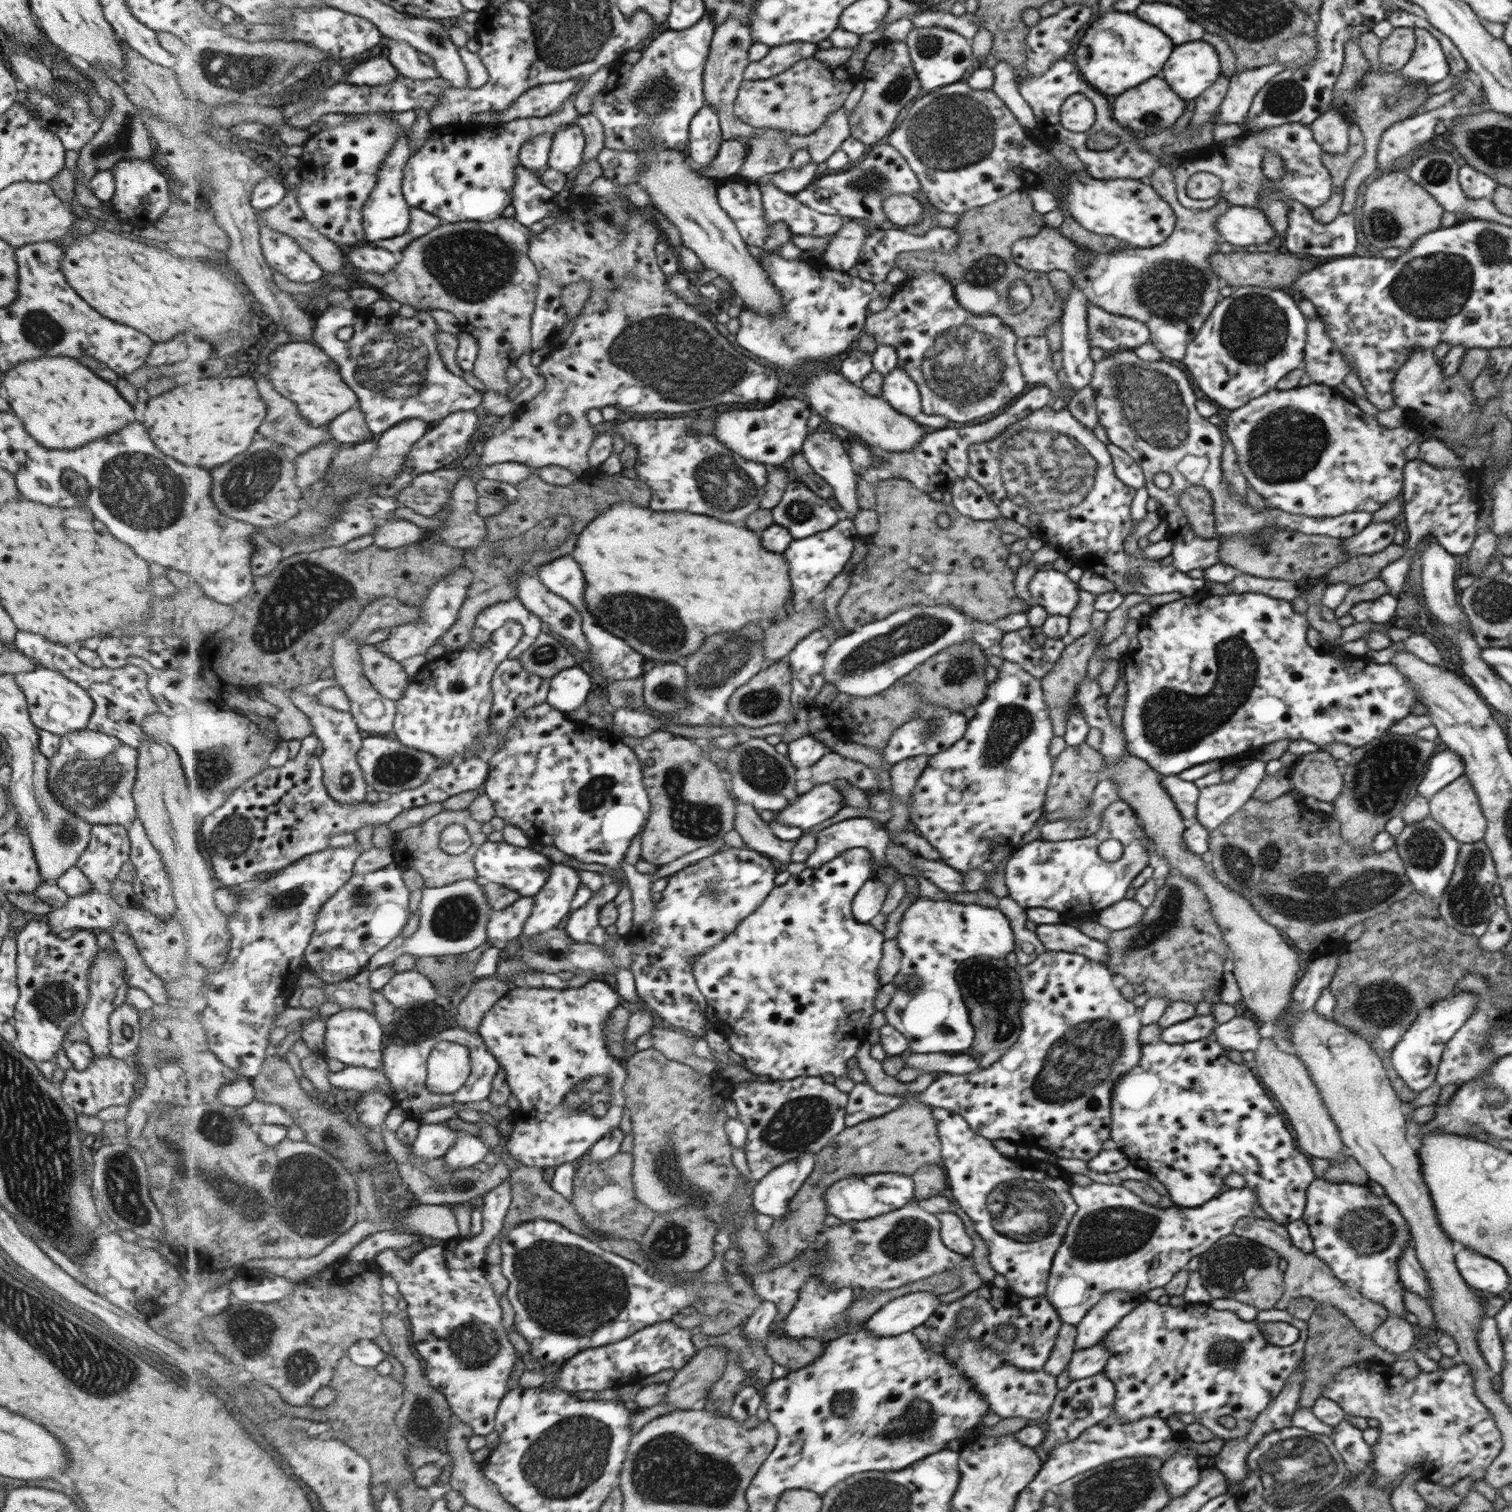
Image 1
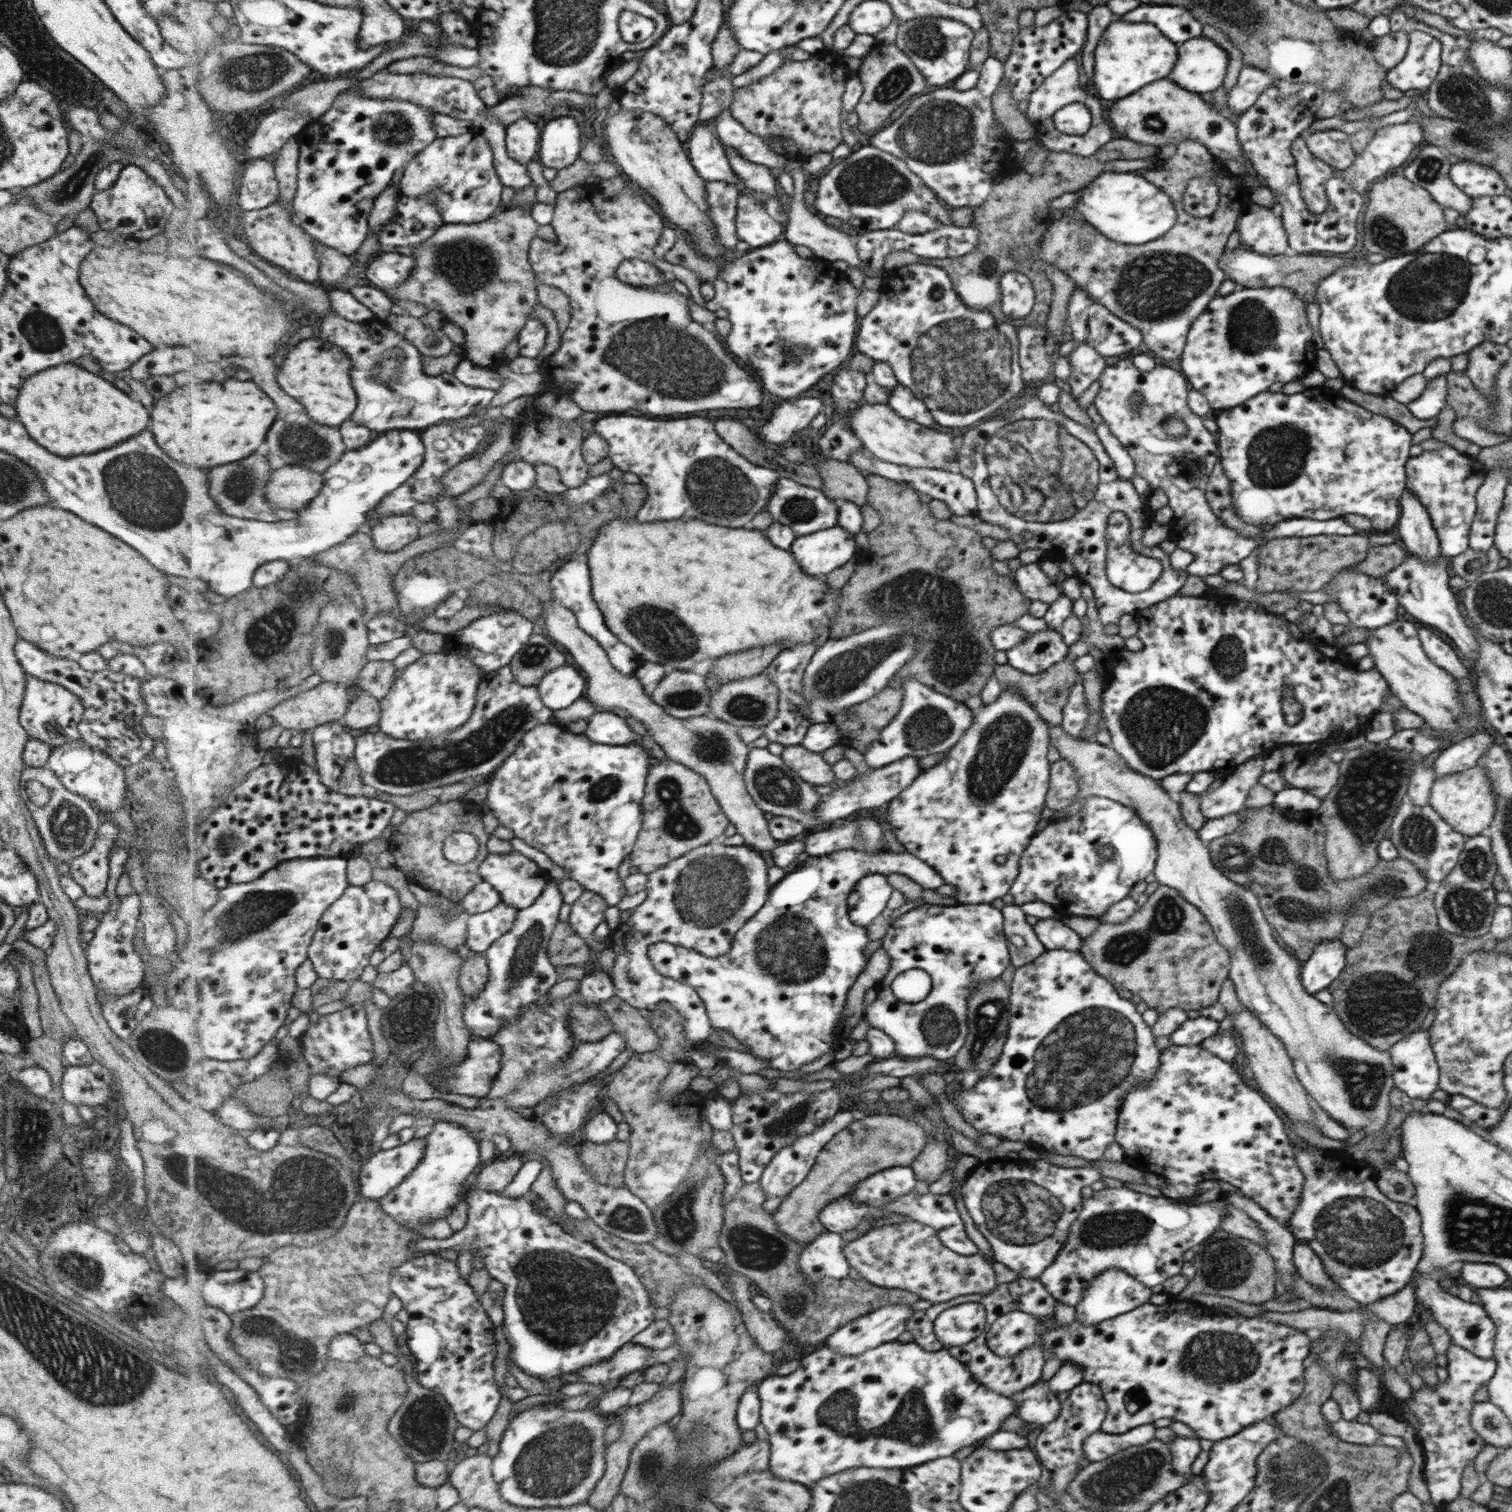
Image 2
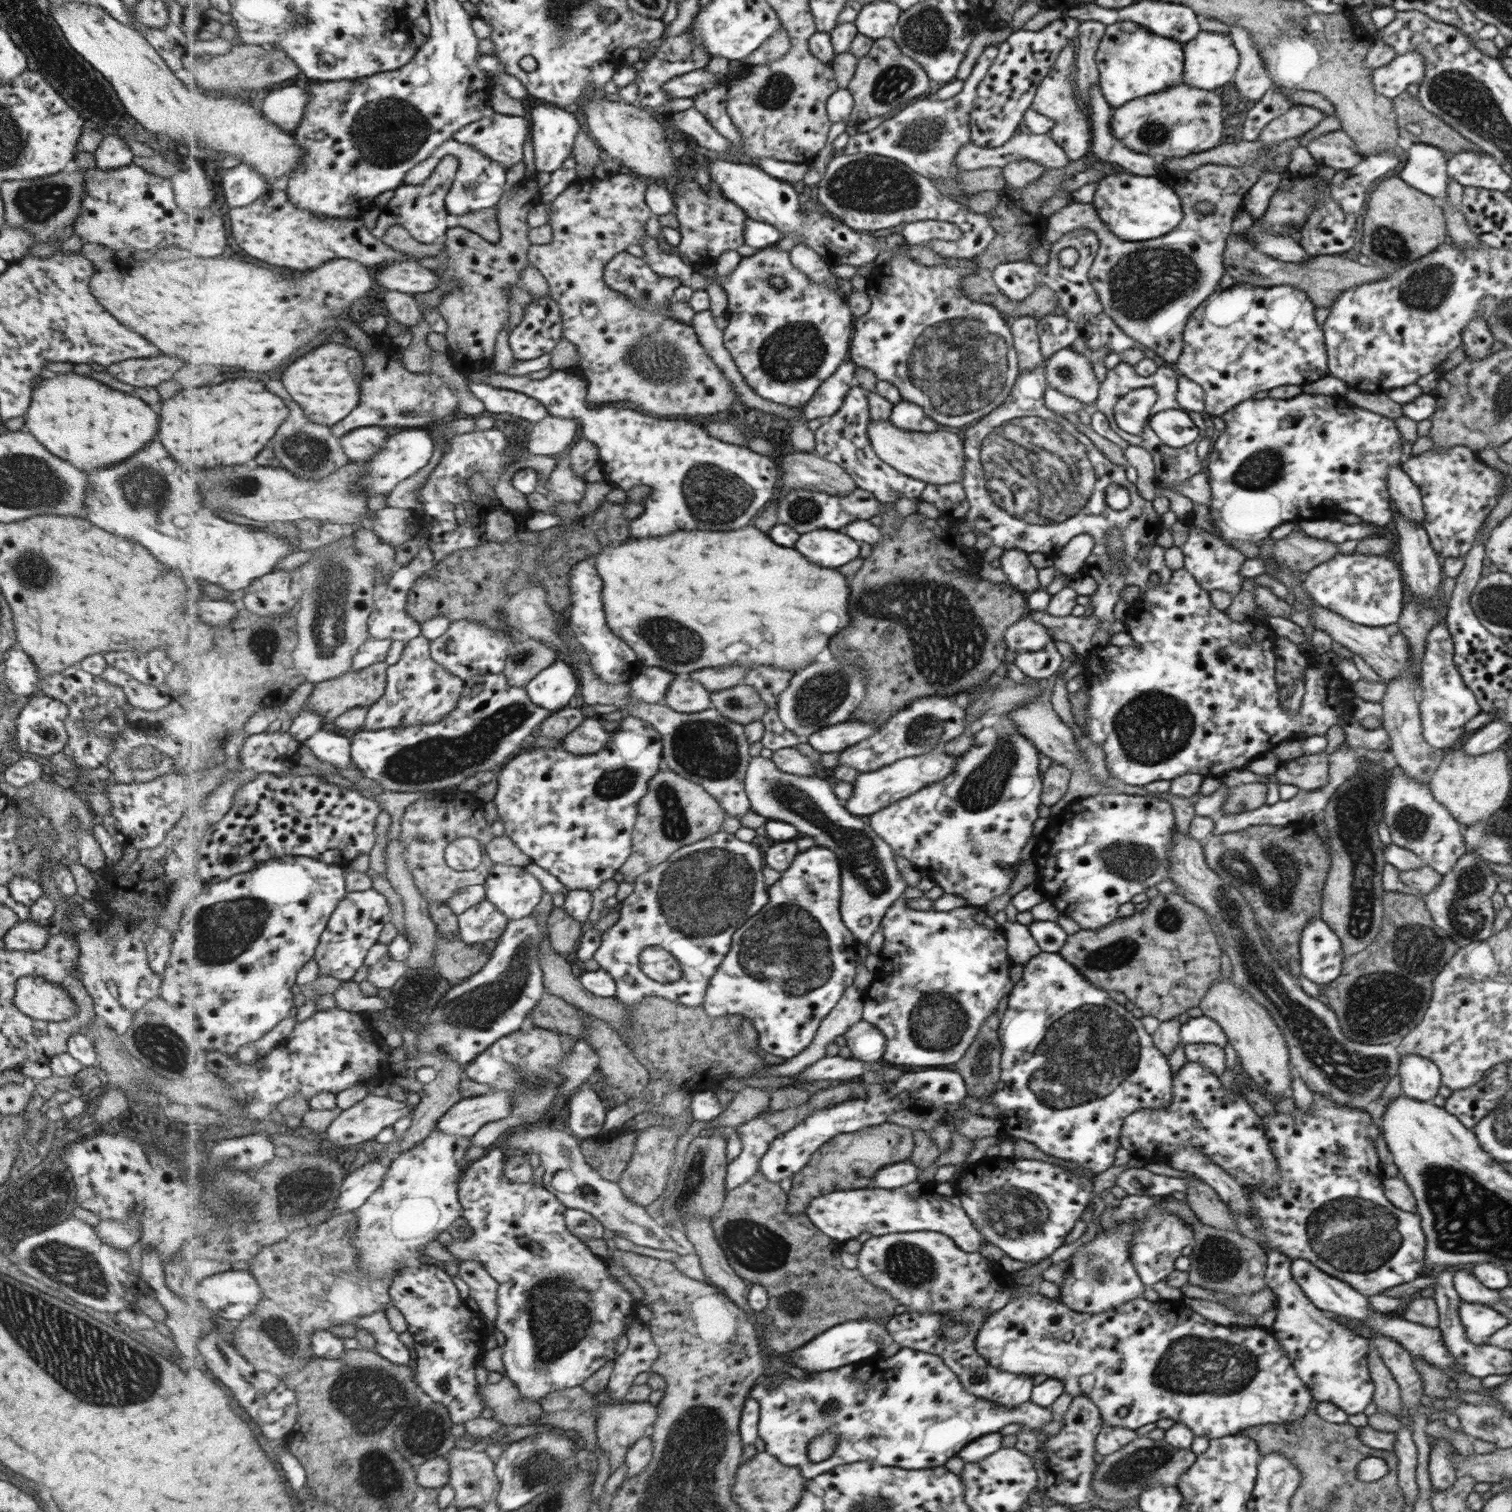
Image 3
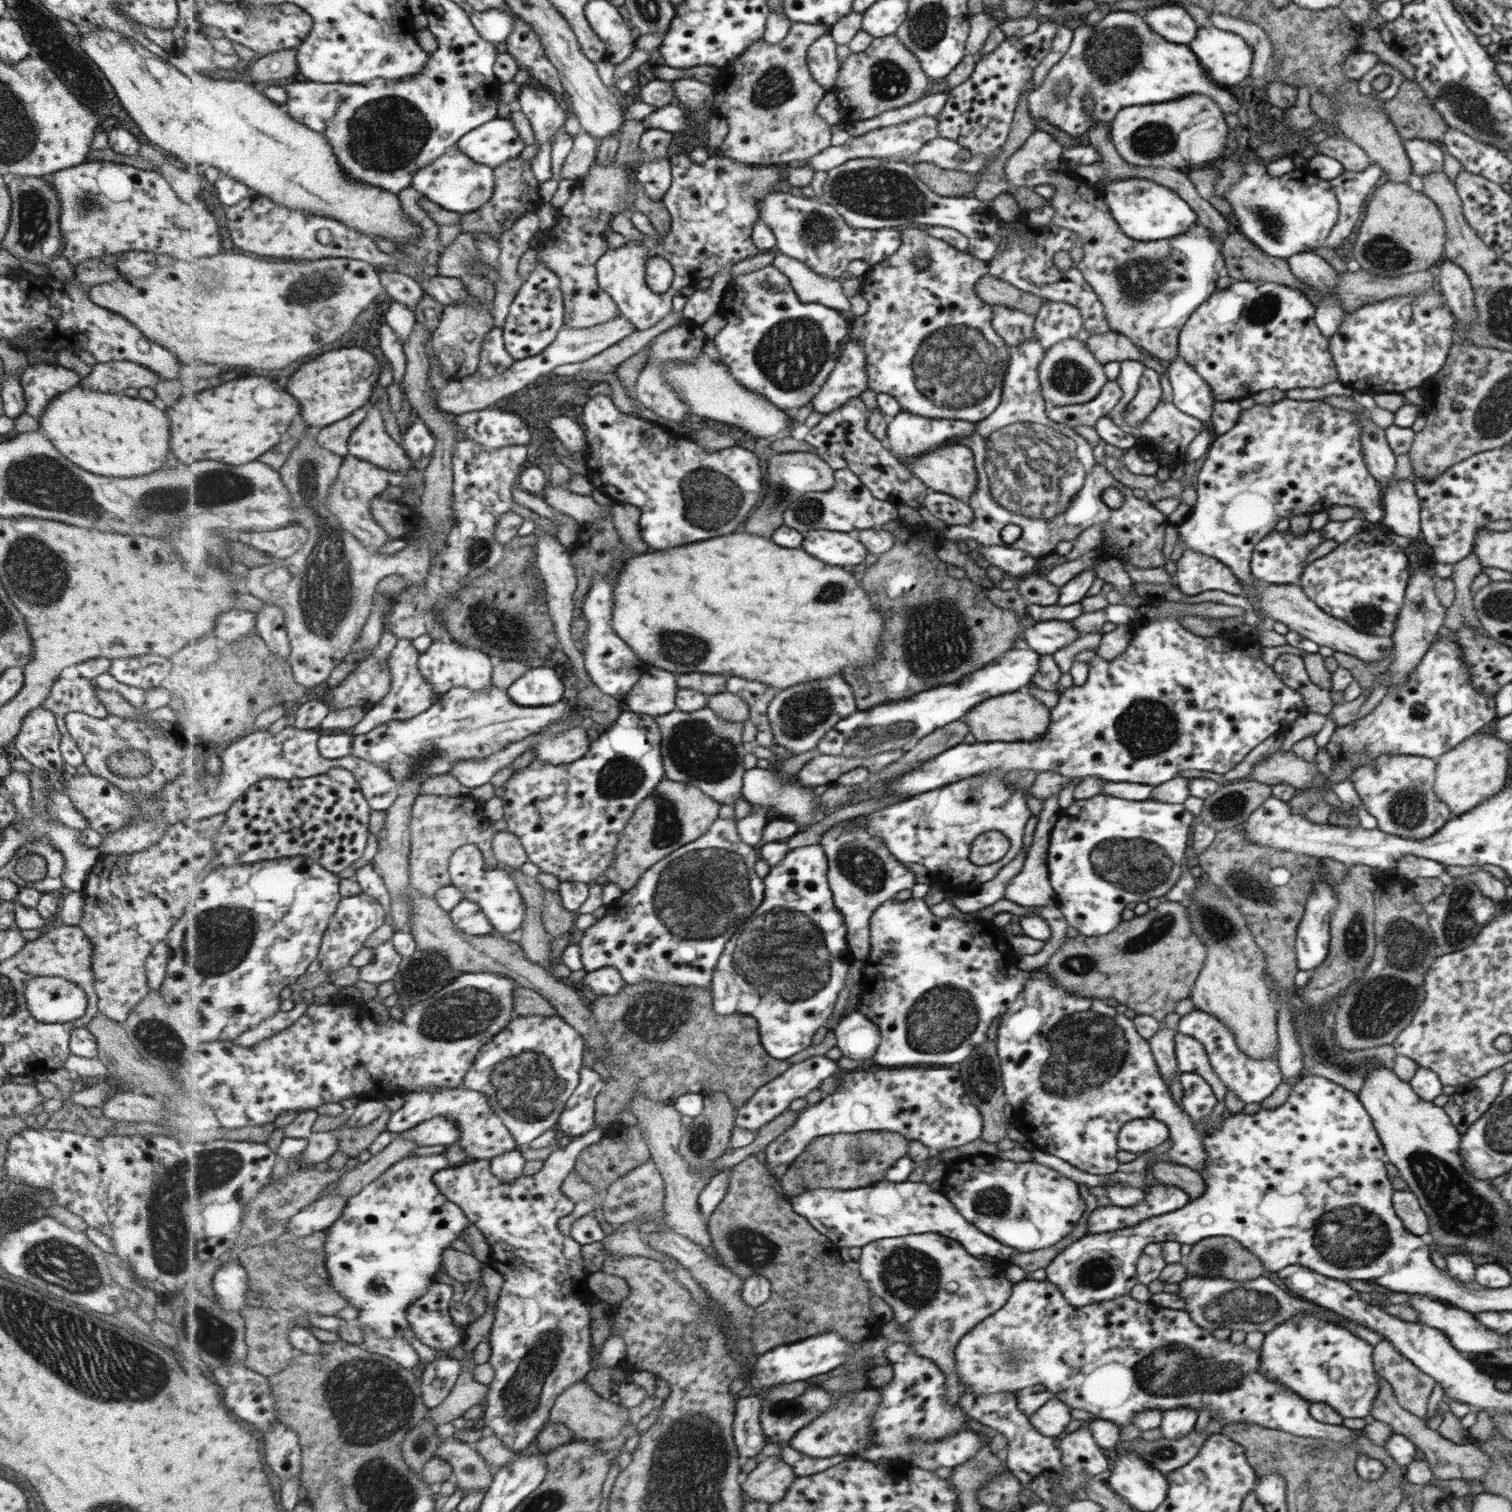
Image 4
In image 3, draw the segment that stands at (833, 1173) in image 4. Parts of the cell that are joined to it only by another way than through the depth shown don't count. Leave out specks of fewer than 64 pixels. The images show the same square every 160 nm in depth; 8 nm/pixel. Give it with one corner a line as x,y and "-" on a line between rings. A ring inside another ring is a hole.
883,1123
860,1129
856,1133
839,1134
814,1154
810,1165
793,1177
788,1193
788,1210
792,1215
805,1213
814,1198
840,1190
855,1190
867,1184
883,1166
908,1161
914,1142
907,1127

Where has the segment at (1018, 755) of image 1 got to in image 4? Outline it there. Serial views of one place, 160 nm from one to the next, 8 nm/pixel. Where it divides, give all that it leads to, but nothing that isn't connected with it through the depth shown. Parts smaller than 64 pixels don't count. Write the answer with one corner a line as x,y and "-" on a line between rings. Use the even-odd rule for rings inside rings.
995,768
990,772
975,774
973,777
964,778
951,785
942,786
941,789
922,792
903,799
897,804
882,808
868,815
870,830
877,831
879,838
896,859
901,862
921,864
928,872
943,873
951,882
953,889
958,889
963,884
978,886
991,880
997,871
1017,858
1023,850
1023,842
1027,842
1027,822
1031,822
1031,795
1028,790
1015,790
1005,780
1006,770
-
982,833
999,833
1008,840
1008,851
997,861
991,864
977,866
969,858
970,849
975,838

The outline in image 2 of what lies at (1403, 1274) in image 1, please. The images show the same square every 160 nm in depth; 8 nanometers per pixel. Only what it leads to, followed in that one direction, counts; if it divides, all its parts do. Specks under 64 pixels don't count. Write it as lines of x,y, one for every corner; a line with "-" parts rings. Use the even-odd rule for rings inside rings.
1417,1270
1410,1283
1414,1284
1414,1293
1420,1307
1429,1310
1429,1316
1445,1328
1453,1344
1471,1351
1471,1354
1479,1358
1488,1359
1492,1357
1495,1327
1494,1322
1486,1315
1482,1305
1462,1301
1461,1298
1450,1295
1439,1280
1433,1279
1427,1274
1418,1274

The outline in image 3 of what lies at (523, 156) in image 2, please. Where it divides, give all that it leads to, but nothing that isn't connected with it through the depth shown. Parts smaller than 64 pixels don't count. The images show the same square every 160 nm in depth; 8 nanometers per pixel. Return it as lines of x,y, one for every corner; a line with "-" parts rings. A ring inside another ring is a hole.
493,113
464,126
454,140
479,148
488,158
509,168
523,162
523,146
529,136
529,127
531,121
522,116

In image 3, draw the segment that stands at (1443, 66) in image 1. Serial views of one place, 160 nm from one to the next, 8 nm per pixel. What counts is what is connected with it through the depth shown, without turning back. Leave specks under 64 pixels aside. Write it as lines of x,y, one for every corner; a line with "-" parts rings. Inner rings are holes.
1411,50
1396,56
1389,64
1373,70
1373,89
1375,94
1385,98
1401,95
1408,84
1418,84
1425,76
1425,58
1418,50

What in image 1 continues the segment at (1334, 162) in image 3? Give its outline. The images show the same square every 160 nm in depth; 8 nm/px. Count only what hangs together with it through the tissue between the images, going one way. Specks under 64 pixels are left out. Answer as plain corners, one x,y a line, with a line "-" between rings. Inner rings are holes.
1330,109
1309,124
1314,139
1322,146
1322,153
1345,154
1348,147
1349,123
1341,112

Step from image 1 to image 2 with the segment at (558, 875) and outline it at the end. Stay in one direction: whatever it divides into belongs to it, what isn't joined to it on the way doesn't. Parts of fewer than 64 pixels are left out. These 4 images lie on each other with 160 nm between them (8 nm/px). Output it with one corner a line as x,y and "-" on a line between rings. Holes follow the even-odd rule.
551,878
534,906
521,910
513,928
486,950
489,980
478,995
470,996
464,1004
463,1020
472,1040
491,1039
498,1030
514,1022
528,1006
545,1000
549,990
557,984
560,969
551,962
548,948
564,904
558,881

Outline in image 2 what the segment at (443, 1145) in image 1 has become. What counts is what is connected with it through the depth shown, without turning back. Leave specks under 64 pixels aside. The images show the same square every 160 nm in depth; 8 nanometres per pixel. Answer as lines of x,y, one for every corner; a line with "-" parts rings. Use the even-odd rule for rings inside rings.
427,1137
411,1140
408,1144
394,1149
381,1149
372,1155
364,1166
357,1169
360,1199
363,1199
363,1197
382,1199
401,1185
403,1181
406,1181
419,1168
419,1164
423,1162
423,1157
426,1156
426,1146

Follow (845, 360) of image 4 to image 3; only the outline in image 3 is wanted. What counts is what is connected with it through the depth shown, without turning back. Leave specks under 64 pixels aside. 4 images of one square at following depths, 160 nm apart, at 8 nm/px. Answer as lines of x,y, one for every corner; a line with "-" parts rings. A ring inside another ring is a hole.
850,360
844,362
834,374
829,377
818,390
818,393
801,408
807,420
815,420
833,416
843,406
846,396
854,382
853,370
855,364

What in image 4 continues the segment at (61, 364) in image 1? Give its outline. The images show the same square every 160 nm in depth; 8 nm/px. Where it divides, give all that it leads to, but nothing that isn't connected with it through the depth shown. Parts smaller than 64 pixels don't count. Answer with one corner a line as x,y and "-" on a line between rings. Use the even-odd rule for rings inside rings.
72,386
61,394
56,394
38,418
39,431
63,454
67,460
77,464
87,472
103,477
129,478
149,474
163,466
169,452
169,422
163,410
157,410
144,399
126,396
120,392
107,393
87,390
82,386

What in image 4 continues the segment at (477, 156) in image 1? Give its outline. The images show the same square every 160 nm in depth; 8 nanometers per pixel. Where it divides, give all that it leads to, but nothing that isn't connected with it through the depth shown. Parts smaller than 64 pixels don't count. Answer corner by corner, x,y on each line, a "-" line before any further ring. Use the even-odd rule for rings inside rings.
454,145
447,154
435,160
435,163
419,170
411,186
438,206
465,215
482,209
492,200
496,189
495,181
498,181
498,176
493,167
475,162
475,159
471,159
466,152

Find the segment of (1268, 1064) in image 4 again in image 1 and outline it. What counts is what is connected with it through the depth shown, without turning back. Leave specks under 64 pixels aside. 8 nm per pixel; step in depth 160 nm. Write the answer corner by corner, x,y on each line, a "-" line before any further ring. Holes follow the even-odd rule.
1212,1014
1195,1015
1186,1021
1163,1028
1160,1041
1175,1044
1193,1042
1209,1036
1214,1025
1214,1016

